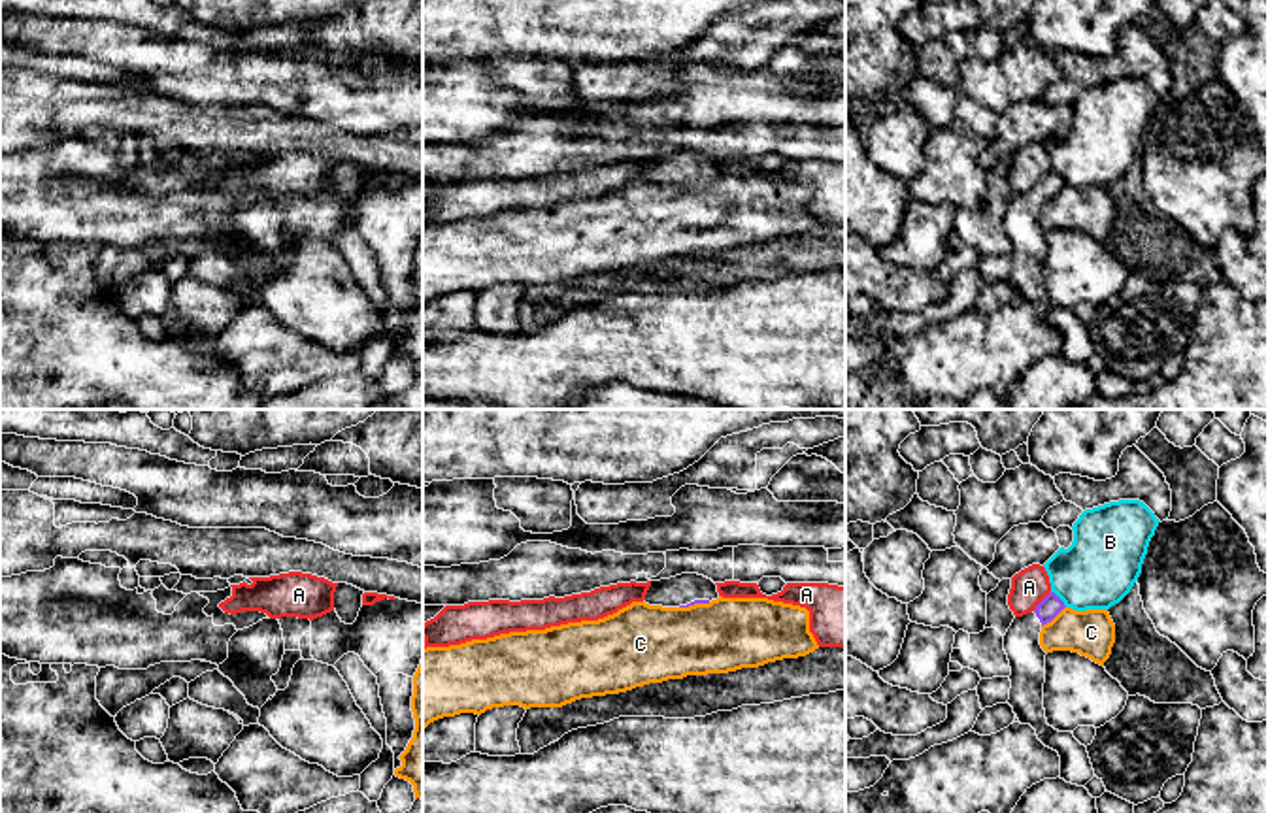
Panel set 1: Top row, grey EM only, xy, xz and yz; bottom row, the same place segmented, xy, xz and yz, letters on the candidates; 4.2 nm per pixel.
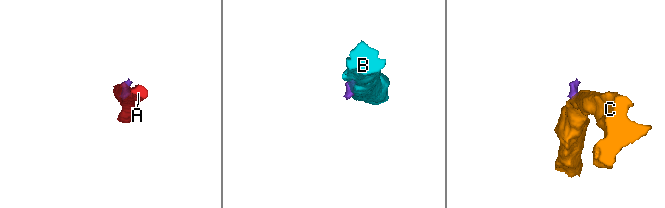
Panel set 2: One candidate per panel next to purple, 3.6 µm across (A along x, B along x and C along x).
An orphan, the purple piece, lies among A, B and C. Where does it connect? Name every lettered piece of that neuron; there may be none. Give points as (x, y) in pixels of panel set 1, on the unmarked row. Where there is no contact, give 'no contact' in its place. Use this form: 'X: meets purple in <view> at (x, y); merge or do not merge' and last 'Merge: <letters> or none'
A: meets purple in yz at (1042, 178); do not merge
B: meets purple in yz at (1059, 176); do not merge
C: meets purple in yz at (1053, 195); do not merge
Merge: none

